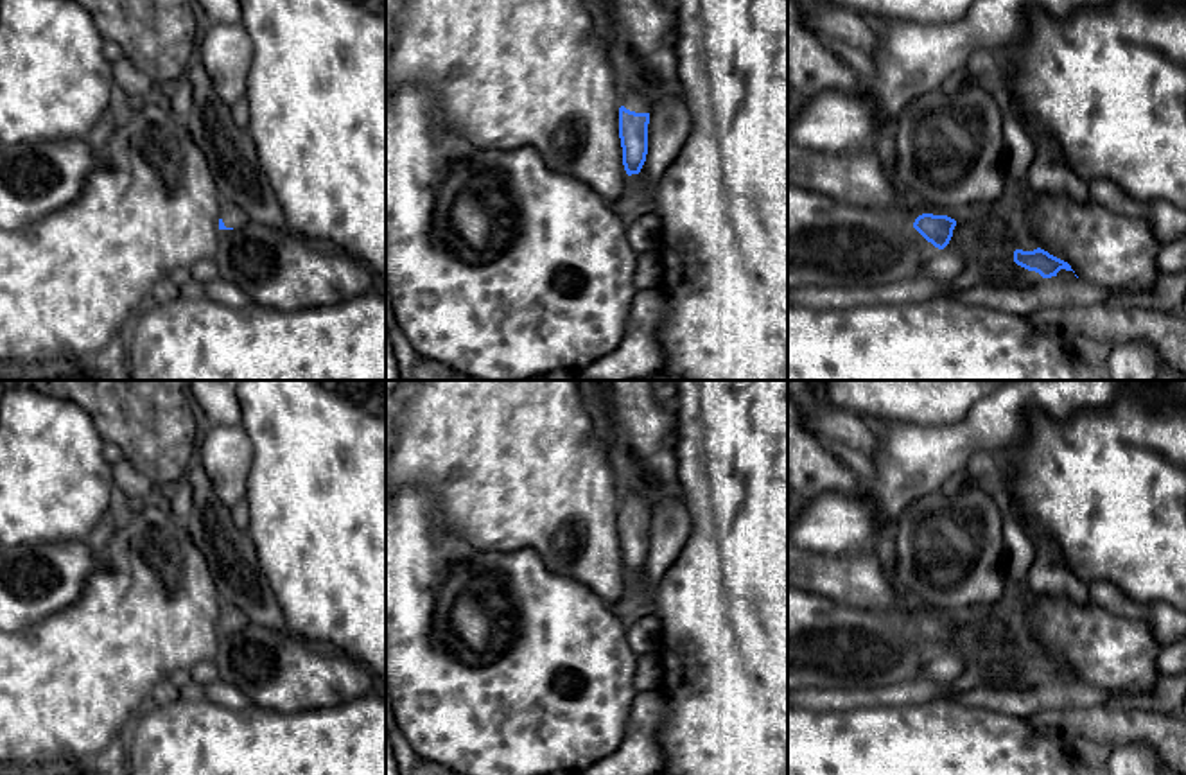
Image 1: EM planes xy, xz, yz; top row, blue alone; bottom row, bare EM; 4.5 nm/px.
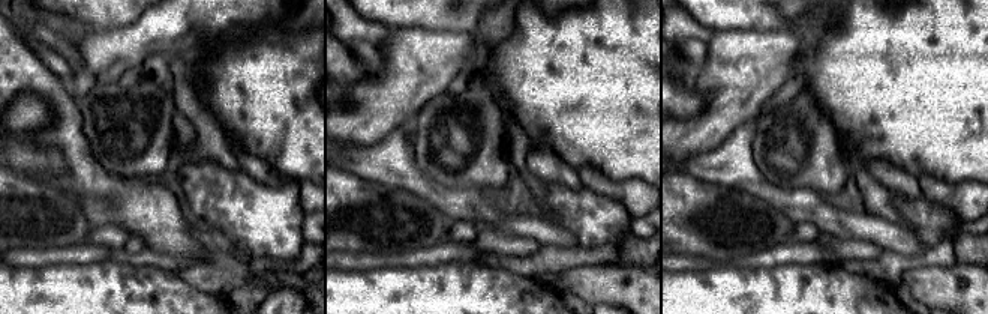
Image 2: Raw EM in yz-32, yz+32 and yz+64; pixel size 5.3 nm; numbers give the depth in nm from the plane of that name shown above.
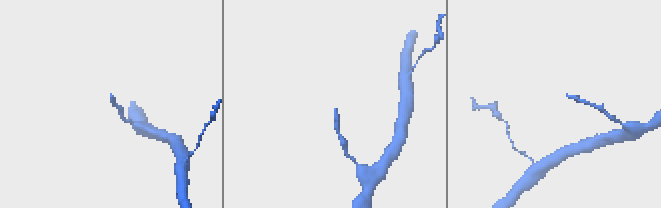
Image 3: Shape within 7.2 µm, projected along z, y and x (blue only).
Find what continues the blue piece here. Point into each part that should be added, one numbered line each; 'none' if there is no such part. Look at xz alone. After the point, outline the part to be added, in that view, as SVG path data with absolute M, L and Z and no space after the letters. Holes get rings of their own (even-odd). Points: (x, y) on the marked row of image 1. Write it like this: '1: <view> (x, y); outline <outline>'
1: xz (636, 101); outline M632 90L624 99L623 106L630 111L635 113L650 113L651 104L650 104L650 95L642 93L639 90Z

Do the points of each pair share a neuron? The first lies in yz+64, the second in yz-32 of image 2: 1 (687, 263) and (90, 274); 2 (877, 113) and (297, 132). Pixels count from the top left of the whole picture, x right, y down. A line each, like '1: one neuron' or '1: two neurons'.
1: two neurons
2: one neuron

